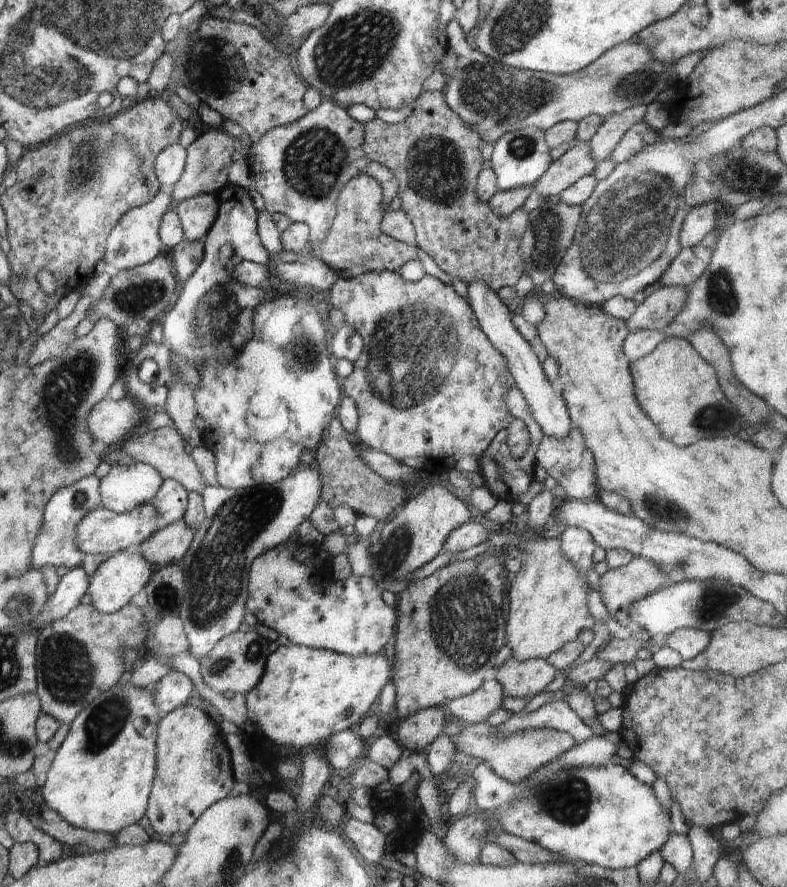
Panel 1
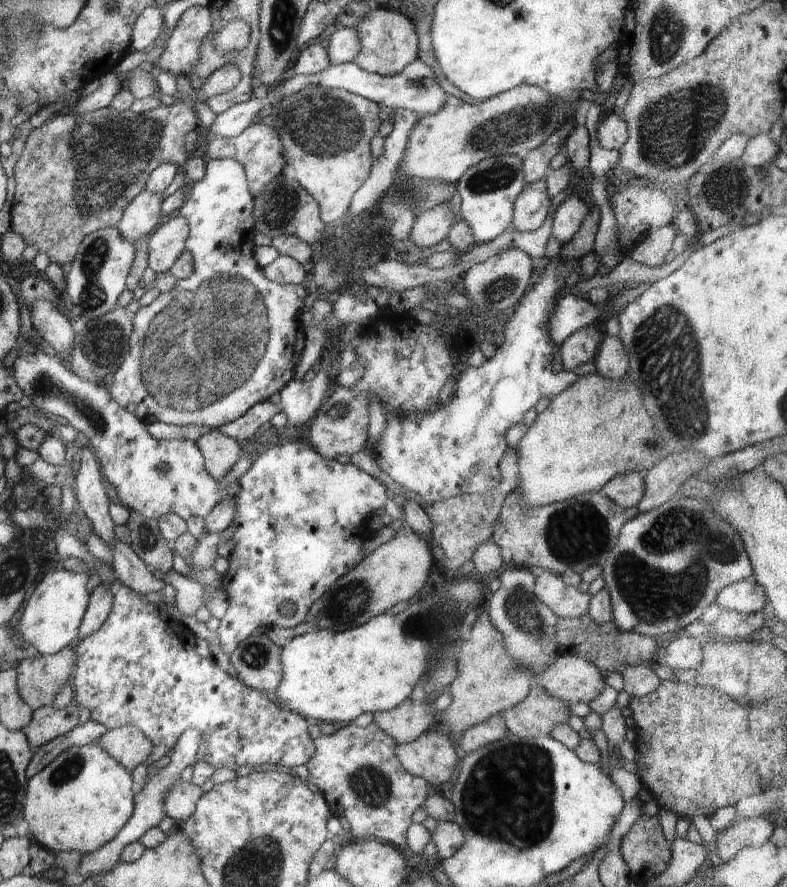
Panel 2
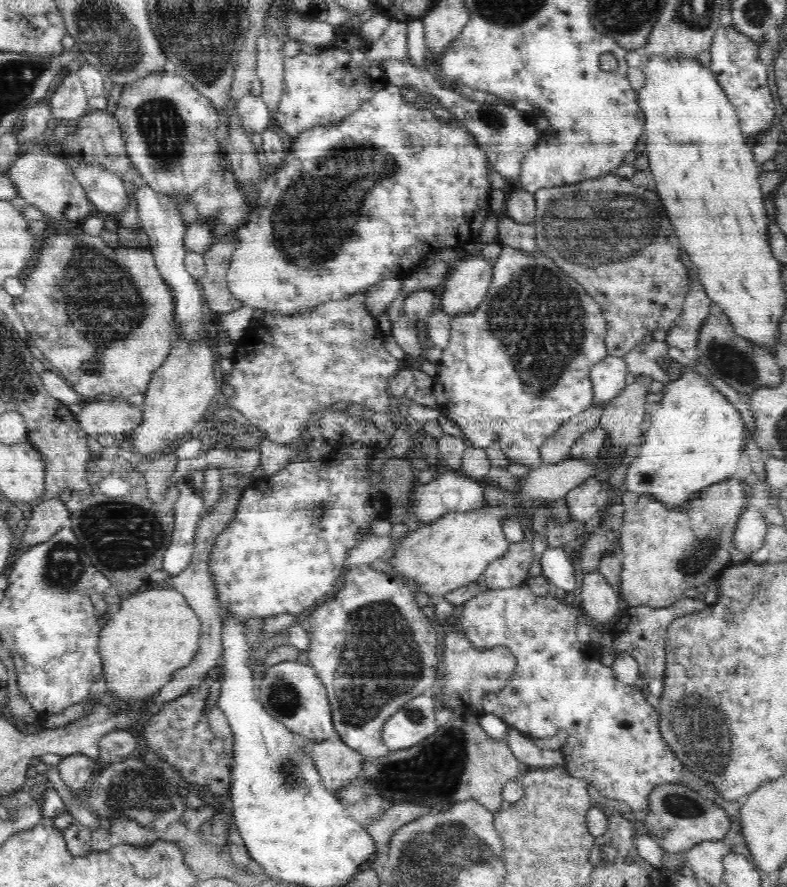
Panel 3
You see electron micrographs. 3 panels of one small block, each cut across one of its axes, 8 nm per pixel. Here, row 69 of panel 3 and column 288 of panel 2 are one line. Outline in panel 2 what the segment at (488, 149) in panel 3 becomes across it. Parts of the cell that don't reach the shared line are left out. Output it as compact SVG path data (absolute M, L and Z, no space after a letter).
M316 370L316 375L308 382L292 380L280 391L282 411L287 416L287 425L302 428L309 425L328 390L328 374Z

